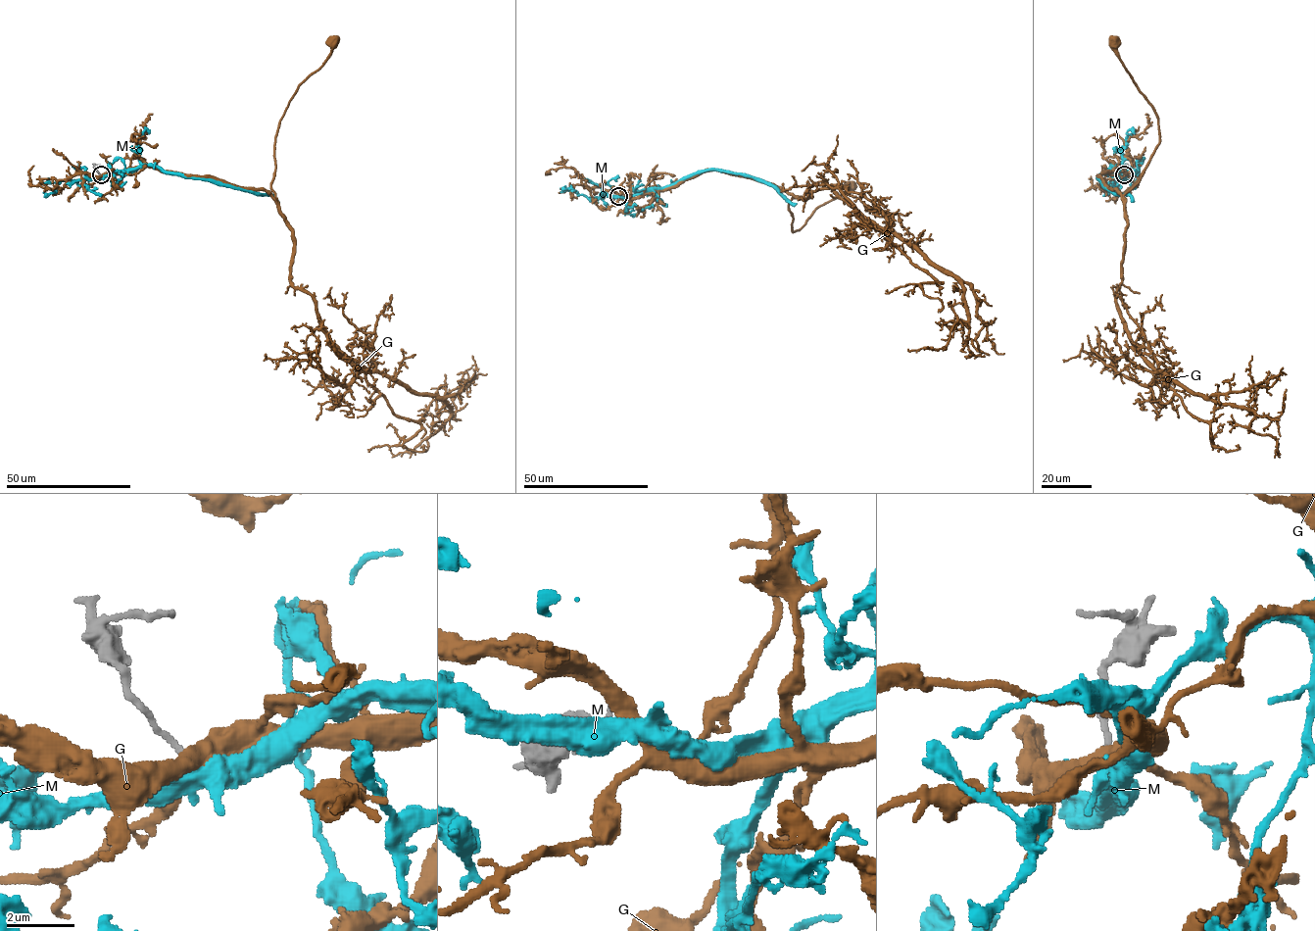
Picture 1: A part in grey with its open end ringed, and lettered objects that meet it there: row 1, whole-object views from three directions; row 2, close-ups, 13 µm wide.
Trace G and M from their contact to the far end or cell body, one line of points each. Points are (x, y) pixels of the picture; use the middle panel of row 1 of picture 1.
G: (618, 196), (638, 198), (706, 171), (724, 171), (792, 194), (794, 231), (850, 186)
M: (617, 196), (626, 198), (651, 189), (667, 188), (698, 173), (722, 170), (768, 181), (796, 204)

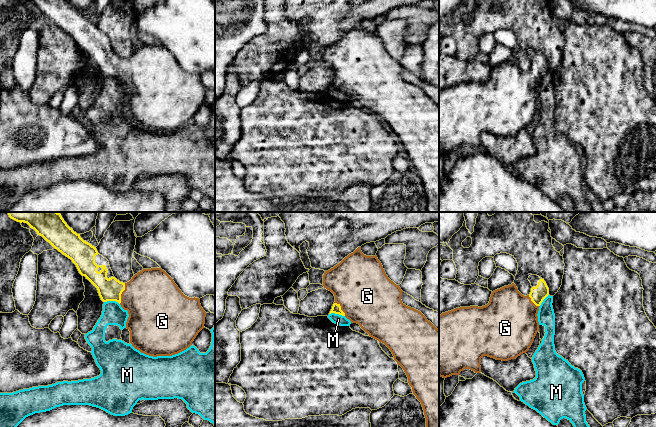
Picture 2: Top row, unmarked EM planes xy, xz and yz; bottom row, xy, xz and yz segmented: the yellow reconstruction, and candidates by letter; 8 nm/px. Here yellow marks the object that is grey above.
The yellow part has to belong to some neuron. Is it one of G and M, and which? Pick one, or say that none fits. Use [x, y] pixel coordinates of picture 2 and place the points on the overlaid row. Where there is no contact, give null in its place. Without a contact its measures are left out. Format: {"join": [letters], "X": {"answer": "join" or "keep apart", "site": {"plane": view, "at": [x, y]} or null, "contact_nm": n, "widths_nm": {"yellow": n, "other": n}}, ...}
{"join": ["G"], "G": {"answer": "join", "site": {"plane": "xy", "at": [121, 293]}, "contact_nm": 180, "widths_nm": {"yellow": 180, "other": 440}}, "M": {"answer": "keep apart", "site": {"plane": "xy", "at": [112, 300]}, "contact_nm": 130, "widths_nm": {"yellow": 180, "other": 180}}}

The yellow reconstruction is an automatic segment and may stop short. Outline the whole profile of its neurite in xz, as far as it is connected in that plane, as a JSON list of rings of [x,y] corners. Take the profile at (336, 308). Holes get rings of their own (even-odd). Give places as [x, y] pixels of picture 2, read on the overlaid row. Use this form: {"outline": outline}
{"outline": [[[361,247],[325,271],[323,286],[335,296],[329,314],[339,314],[359,324],[370,337],[390,349],[422,404],[426,427],[439,427],[439,329],[420,311],[402,303],[399,285],[388,278],[376,255],[364,255]]]}

